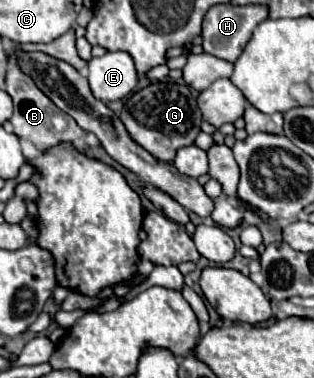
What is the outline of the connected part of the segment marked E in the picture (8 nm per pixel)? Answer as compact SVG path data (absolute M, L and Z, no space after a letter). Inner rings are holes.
M106 52L88 62L88 82L94 96L102 102L124 98L136 87L138 74L128 52Z

